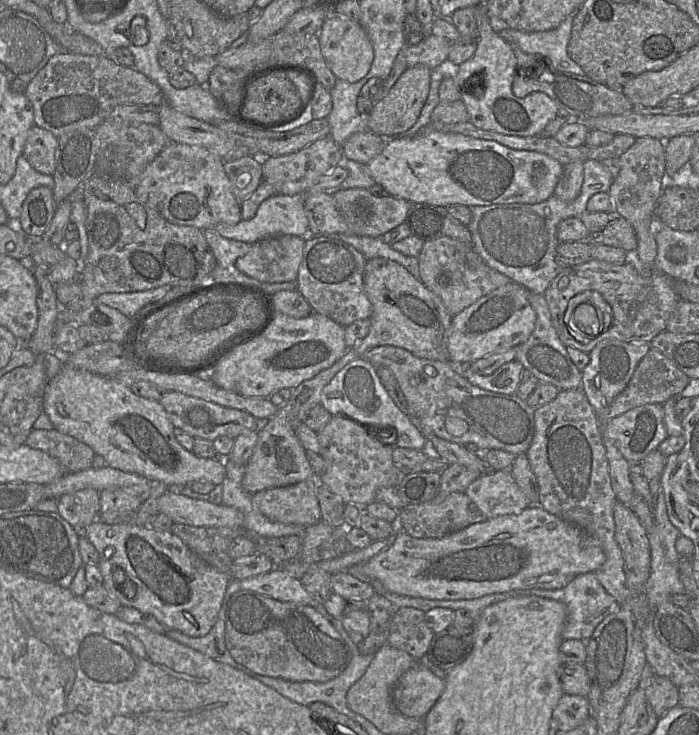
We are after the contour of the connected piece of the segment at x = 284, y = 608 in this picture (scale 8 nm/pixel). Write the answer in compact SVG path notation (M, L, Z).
M240 590L229 598L225 617L225 644L232 658L247 669L293 682L327 682L340 675L351 660L347 642L314 606L281 602L252 590Z

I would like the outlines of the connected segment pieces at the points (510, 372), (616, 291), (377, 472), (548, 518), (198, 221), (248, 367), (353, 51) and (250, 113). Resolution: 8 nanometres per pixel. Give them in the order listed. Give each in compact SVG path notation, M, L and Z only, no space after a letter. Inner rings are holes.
M516 360L503 364L490 375L476 374L470 371L466 365L453 365L455 370L470 384L504 395L515 394L524 370L522 364Z
M596 259L563 268L549 284L543 296L550 311L552 326L562 344L587 354L604 340L649 343L659 333L666 331L669 318L679 301L673 279L666 274L653 269L649 277L644 277L629 261L624 264L611 264ZM587 290L599 292L611 306L612 325L610 324L609 329L600 337L581 343L568 332L564 323L564 314L568 301L576 294Z
M332 416L330 421L327 423L327 425L320 432L317 433L317 436L318 436L318 441L320 444L319 454L326 463L326 469L324 474L318 477L316 481L319 484L324 484L328 486L332 492L337 494L343 500L345 504L353 503L353 504L359 505L364 511L364 507L375 500L376 492L379 488L388 487L388 486L397 487L398 482L402 478L402 468L393 461L393 457L392 457L394 447L398 447L398 446L395 446L396 436L395 436L395 439L390 442L392 445L387 446L385 445L386 443L382 441L382 438L378 437L376 431L374 430L366 431L366 428L364 428L361 424L357 423L353 419L350 419L346 416Z
M536 504L517 514L474 523L441 538L415 538L396 527L393 544L360 565L362 574L378 580L393 593L431 600L460 600L516 589L560 589L576 576L596 571L605 559L605 553L596 539Z
M171 142L137 179L135 195L142 204L176 225L206 230L219 223L236 225L242 220L241 205L232 192L224 160L200 146Z
M316 312L303 318L276 314L259 337L228 350L202 376L208 376L222 389L242 396L269 398L281 389L296 388L332 366L348 349L344 341L344 328Z
M333 10L319 32L319 42L328 67L338 79L355 83L369 72L374 59L374 48L359 22L342 17Z
M276 71L250 85L242 114L261 123L280 123L293 117L301 105L294 83L285 72Z

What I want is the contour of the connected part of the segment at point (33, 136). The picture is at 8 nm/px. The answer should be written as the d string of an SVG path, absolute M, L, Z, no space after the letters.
M35 124L29 130L22 156L38 172L53 175L56 169L57 148L58 137Z

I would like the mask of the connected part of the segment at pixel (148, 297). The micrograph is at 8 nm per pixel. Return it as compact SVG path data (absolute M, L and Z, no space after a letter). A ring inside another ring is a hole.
M164 285L145 291L104 293L96 297L95 300L115 308L127 317L134 319L144 306L161 299L171 288L172 286Z

